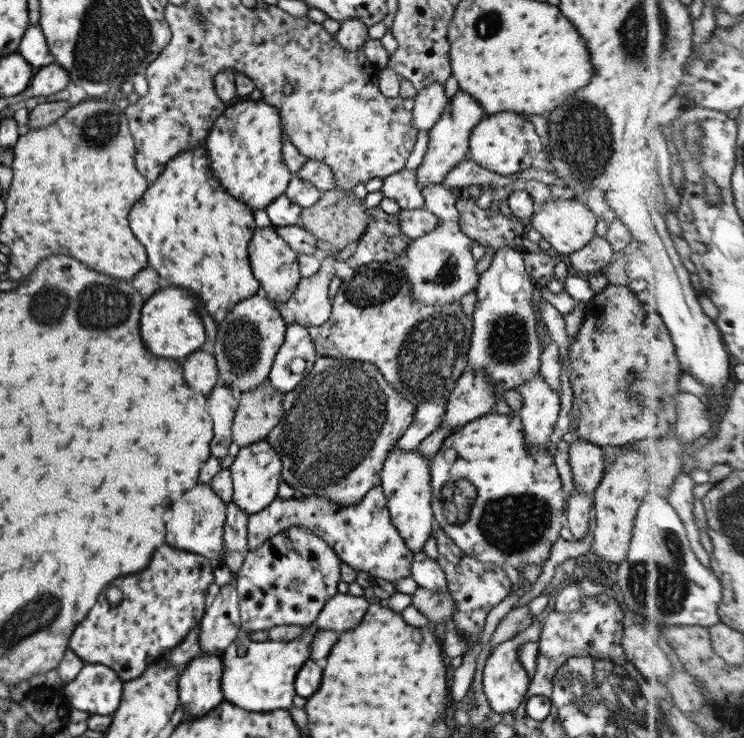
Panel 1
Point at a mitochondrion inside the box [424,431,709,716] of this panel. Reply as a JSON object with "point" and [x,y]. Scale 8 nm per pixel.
{"point":[513,522]}

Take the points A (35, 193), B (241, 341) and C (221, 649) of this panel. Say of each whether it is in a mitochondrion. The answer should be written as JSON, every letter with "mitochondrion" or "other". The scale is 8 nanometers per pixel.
{"A":"other","B":"mitochondrion","C":"other"}

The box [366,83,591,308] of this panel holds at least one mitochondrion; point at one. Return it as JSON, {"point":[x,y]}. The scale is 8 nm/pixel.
{"point":[444,268]}

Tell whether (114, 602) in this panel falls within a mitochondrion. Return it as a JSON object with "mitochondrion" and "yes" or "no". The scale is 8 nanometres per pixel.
{"mitochondrion":"no"}

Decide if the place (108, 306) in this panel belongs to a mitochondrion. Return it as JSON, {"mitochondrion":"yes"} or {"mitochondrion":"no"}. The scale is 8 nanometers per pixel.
{"mitochondrion":"yes"}

